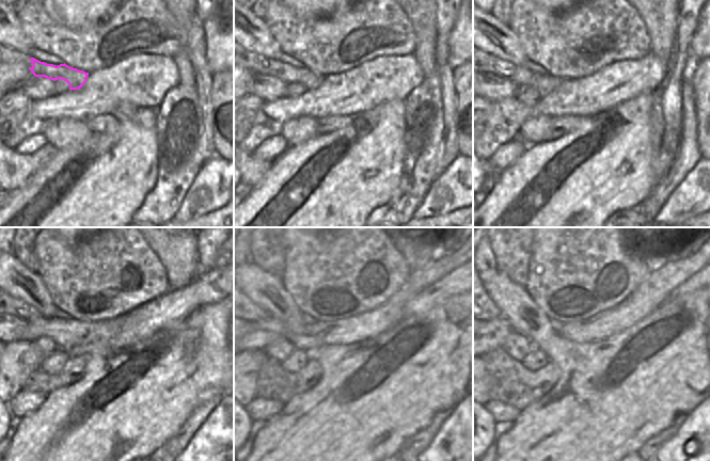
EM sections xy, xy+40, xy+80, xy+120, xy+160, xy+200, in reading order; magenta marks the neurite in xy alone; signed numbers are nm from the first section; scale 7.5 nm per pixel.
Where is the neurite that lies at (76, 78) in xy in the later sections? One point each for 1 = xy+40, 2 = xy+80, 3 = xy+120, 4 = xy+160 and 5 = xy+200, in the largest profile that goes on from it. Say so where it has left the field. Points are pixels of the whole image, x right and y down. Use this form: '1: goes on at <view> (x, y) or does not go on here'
1: goes on at xy+40 (311, 80)
2: goes on at xy+80 (545, 83)
3: goes on at xy+120 (64, 332)
4: goes on at xy+160 (365, 326)
5: goes on at xy+200 (656, 288)

